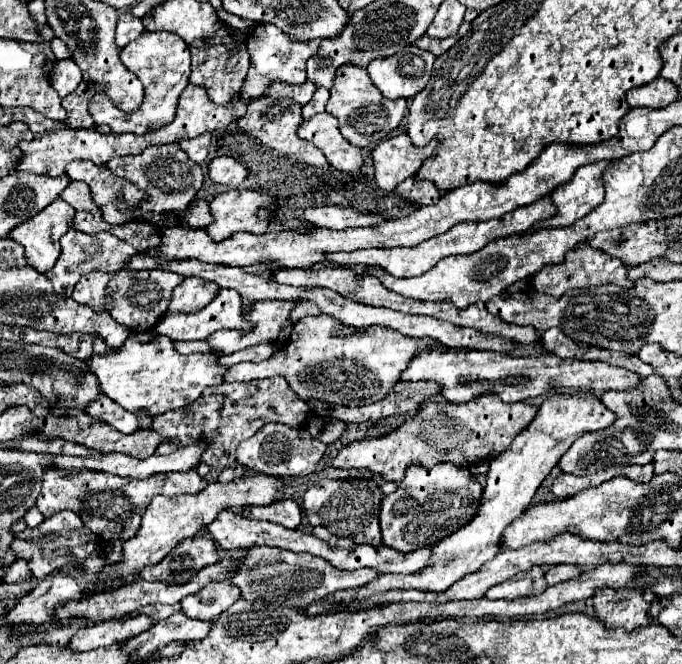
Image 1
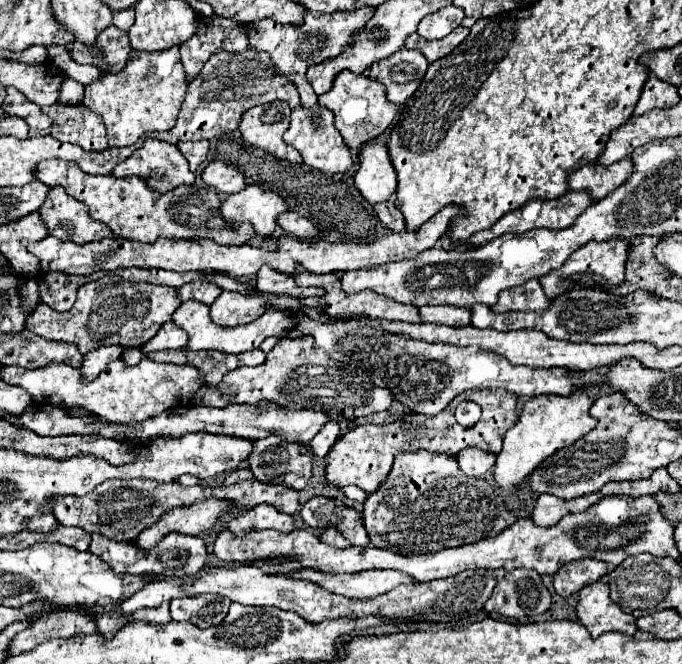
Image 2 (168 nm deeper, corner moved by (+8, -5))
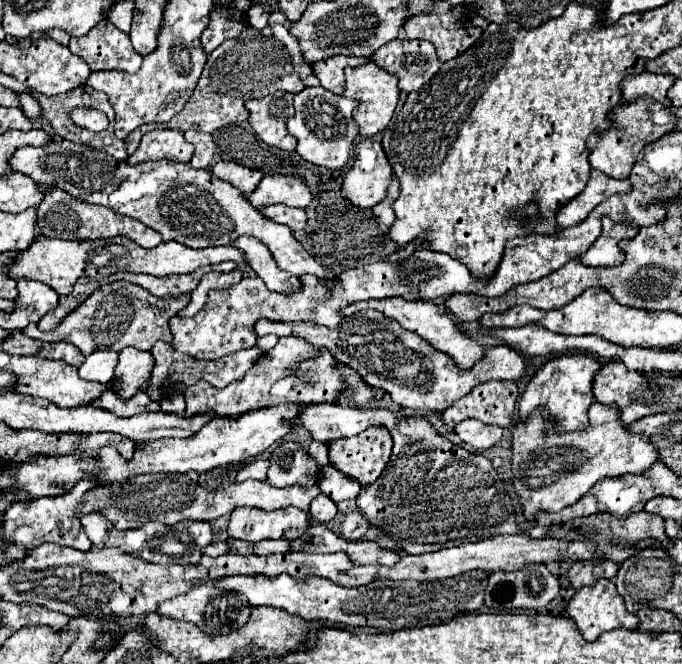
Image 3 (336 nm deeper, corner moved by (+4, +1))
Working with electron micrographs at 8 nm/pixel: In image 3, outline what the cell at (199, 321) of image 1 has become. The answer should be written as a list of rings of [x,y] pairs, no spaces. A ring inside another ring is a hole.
[[[365,311],[365,313],[355,313],[351,317],[343,317],[341,323],[333,329],[311,321],[279,323],[269,319],[259,319],[253,329],[257,337],[269,333],[277,337],[295,335],[309,341],[315,347],[327,347],[339,363],[351,365],[371,387],[387,391],[395,403],[415,411],[431,409],[441,413],[447,407],[451,407],[455,401],[459,401],[463,395],[467,395],[469,389],[487,381],[495,379],[509,379],[515,383],[523,381],[529,365],[529,361],[517,351],[505,345],[497,345],[497,347],[485,347],[485,355],[471,369],[461,369],[449,355],[437,351],[425,339],[417,337],[417,333],[403,329],[397,321],[377,311]]]

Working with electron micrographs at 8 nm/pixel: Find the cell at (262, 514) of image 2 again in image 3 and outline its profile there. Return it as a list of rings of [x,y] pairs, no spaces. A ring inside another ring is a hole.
[[[285,507],[275,511],[265,509],[235,509],[229,519],[229,537],[243,541],[263,541],[263,539],[297,539],[305,533],[309,525],[307,513],[297,507]]]

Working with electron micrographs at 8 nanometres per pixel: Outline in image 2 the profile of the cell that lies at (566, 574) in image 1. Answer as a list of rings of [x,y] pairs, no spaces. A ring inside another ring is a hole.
[[[579,559],[567,563],[553,575],[553,587],[561,597],[571,597],[585,585],[591,585],[593,581],[605,577],[607,573],[609,573],[607,563],[601,563],[597,559]]]

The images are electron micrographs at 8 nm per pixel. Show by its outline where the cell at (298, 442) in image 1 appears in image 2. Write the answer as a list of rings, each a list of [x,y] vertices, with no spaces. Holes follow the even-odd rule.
[[[275,435],[257,439],[253,443],[253,453],[249,455],[249,465],[257,481],[285,485],[295,491],[307,487],[311,463],[313,455],[305,445],[289,443]]]

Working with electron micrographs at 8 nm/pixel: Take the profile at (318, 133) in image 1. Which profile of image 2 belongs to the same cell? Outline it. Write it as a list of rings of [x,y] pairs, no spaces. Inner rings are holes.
[[[319,103],[313,105],[313,107],[297,107],[297,109],[293,109],[291,111],[291,125],[285,131],[283,139],[285,139],[285,143],[293,145],[301,153],[305,165],[309,165],[309,167],[313,167],[317,171],[345,173],[353,165],[351,155],[349,155],[349,147],[345,145],[343,137],[339,135],[337,127],[335,127],[333,113],[327,107],[321,107]]]

